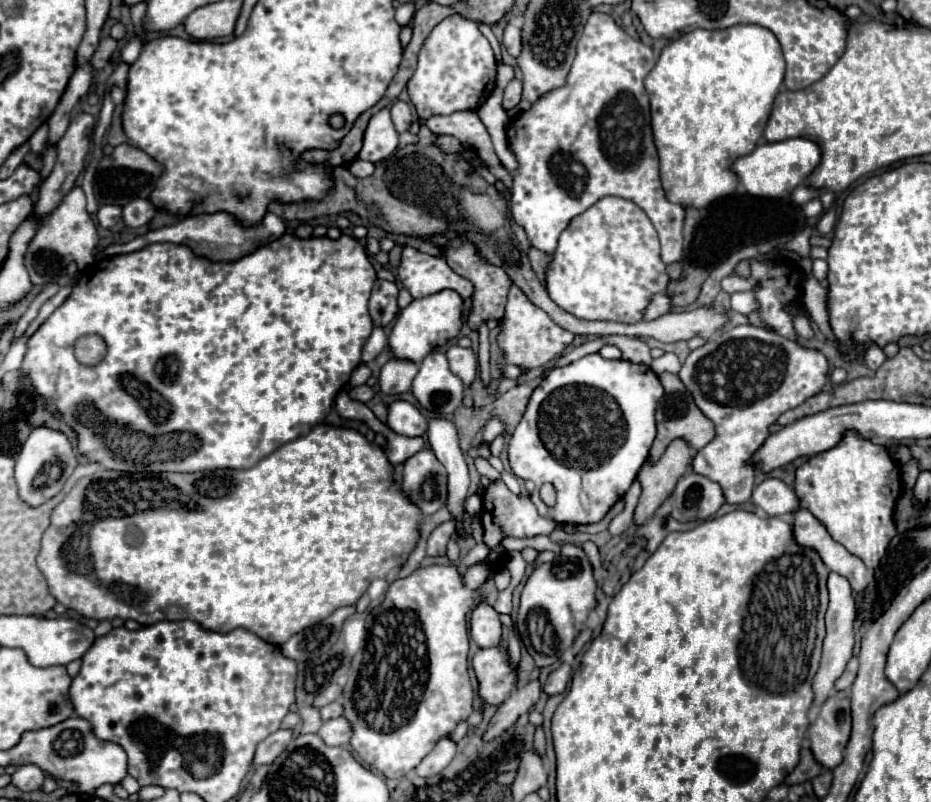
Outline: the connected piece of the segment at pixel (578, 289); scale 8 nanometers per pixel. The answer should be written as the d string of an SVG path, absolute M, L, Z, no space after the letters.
M604 197L572 219L560 235L558 249L546 273L550 299L564 311L588 321L642 321L648 299L664 293L666 287L668 273L660 259L654 225L636 203L620 197Z

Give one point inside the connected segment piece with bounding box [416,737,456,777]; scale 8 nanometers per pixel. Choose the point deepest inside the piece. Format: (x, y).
(438, 759)

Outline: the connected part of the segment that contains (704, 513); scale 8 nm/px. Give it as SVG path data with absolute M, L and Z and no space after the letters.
M684 473L670 495L670 503L674 519L704 521L722 507L724 495L716 481L698 473Z

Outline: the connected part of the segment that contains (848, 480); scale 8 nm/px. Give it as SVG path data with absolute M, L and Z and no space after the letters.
M848 431L840 447L814 455L796 469L794 491L800 495L802 507L828 527L832 539L858 555L870 569L878 567L896 535L892 511L902 493L900 469L886 447L868 443L854 431Z

